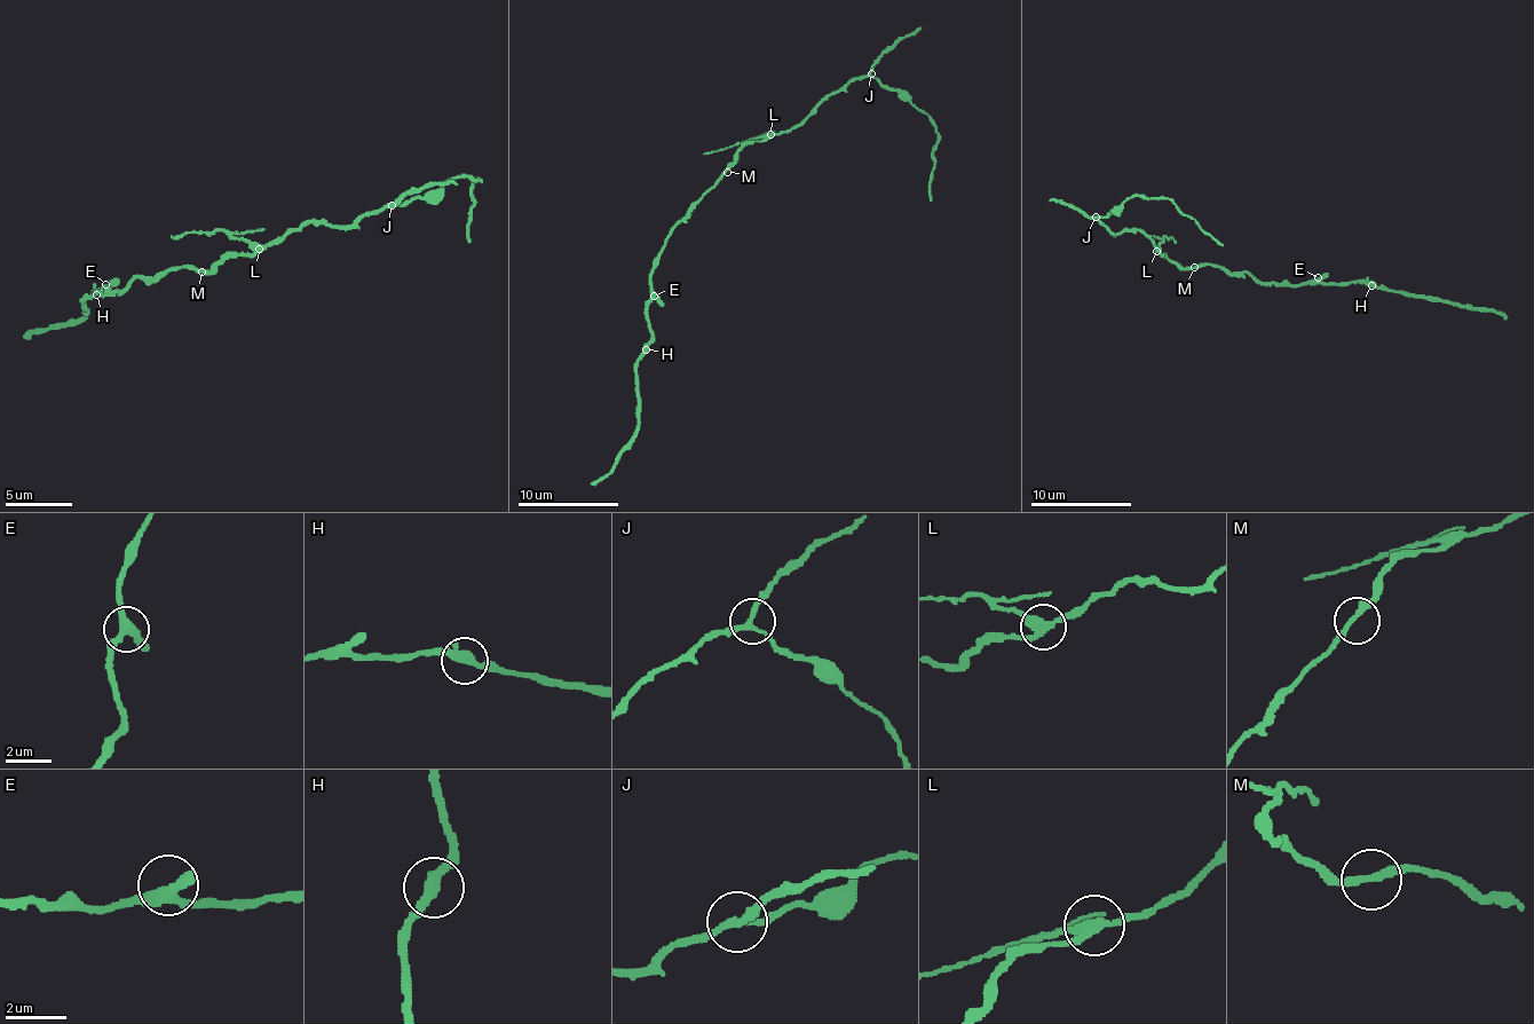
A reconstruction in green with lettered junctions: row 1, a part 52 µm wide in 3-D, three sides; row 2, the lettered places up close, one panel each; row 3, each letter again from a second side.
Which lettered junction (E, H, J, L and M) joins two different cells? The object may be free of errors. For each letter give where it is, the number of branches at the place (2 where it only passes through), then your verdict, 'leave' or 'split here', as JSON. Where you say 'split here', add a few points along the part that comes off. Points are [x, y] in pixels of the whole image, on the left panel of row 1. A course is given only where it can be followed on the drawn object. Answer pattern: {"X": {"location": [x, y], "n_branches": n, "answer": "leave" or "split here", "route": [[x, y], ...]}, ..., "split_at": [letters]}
{"E": {"location": [105, 284], "n_branches": 3, "answer": "leave"}, "H": {"location": [96, 294], "n_branches": 2, "answer": "leave"}, "J": {"location": [392, 205], "n_branches": 3, "answer": "leave"}, "L": {"location": [259, 249], "n_branches": 3, "answer": "split here", "route": [[259, 247], [222, 231], [172, 238]]}, "M": {"location": [202, 272], "n_branches": 2, "answer": "leave"}, "split_at": ["L"]}

